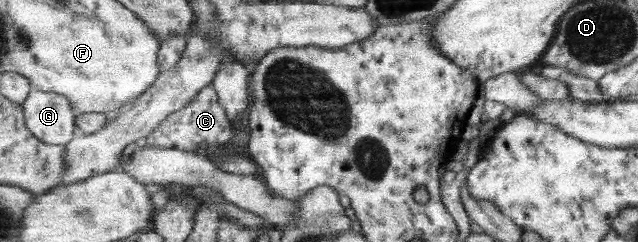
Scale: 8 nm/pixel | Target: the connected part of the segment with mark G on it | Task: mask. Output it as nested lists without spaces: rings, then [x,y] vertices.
[[[33,89],[22,104],[26,125],[37,138],[65,146],[74,139],[78,115],[66,97]]]

